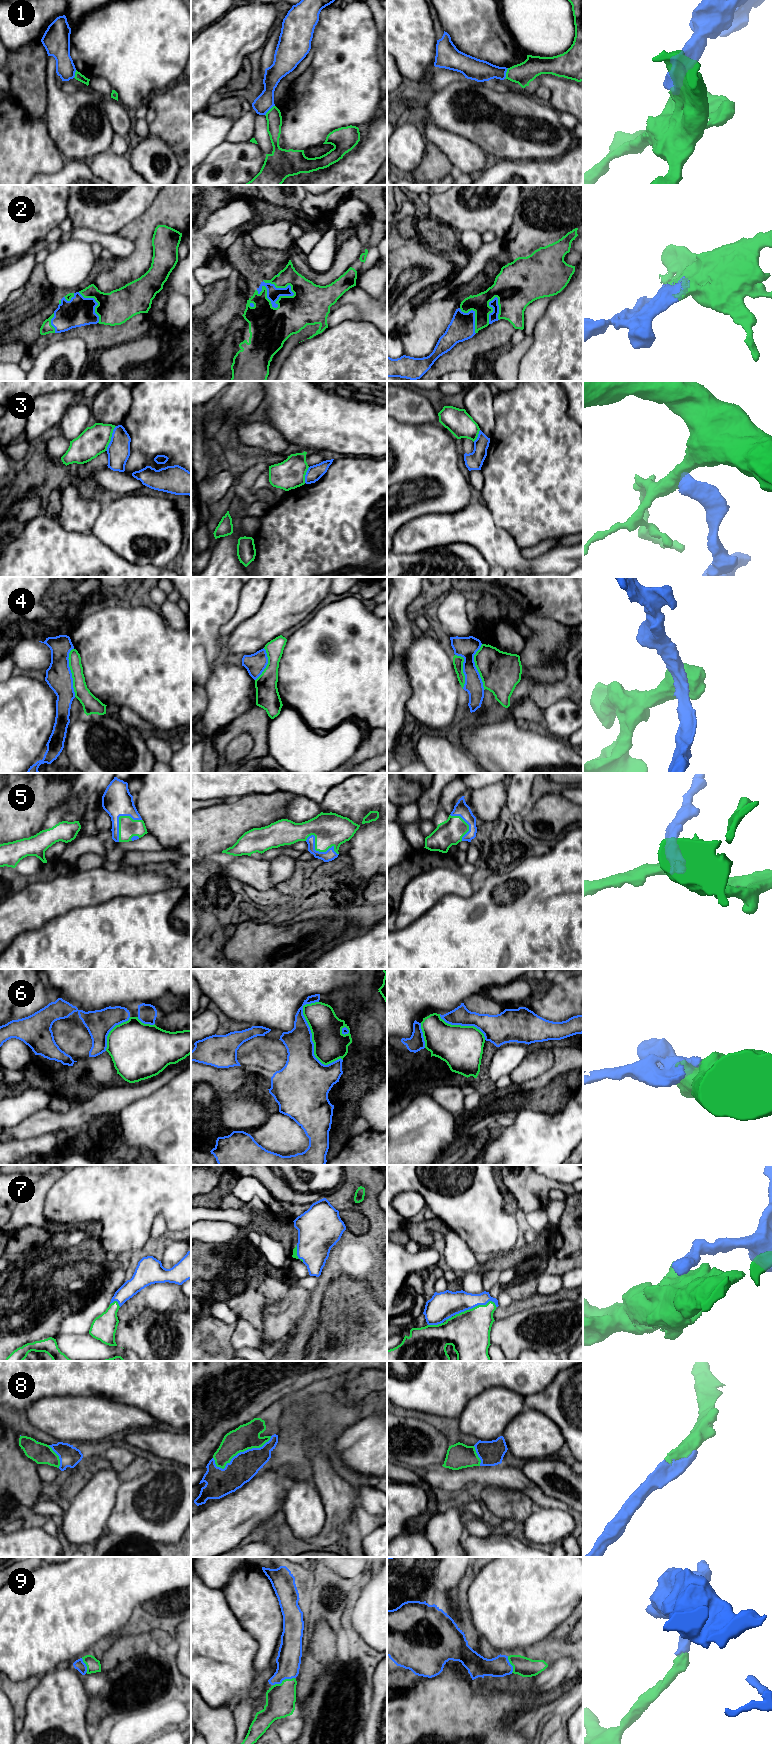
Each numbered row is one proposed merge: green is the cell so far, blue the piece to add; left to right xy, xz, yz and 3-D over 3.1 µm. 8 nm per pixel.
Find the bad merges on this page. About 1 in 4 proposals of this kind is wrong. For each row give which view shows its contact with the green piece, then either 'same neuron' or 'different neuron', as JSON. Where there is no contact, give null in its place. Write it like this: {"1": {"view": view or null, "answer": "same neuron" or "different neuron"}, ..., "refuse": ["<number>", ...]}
{"1": {"view": "xz", "answer": "different neuron"}, "2": {"view": "xz", "answer": "same neuron"}, "3": {"view": "xy", "answer": "different neuron"}, "4": {"view": "xy", "answer": "different neuron"}, "5": {"view": "xz", "answer": "same neuron"}, "6": {"view": "xz", "answer": "different neuron"}, "7": {"view": "yz", "answer": "same neuron"}, "8": {"view": "xz", "answer": "same neuron"}, "9": {"view": "xz", "answer": "same neuron"}, "refuse": ["1", "3", "4", "6"]}

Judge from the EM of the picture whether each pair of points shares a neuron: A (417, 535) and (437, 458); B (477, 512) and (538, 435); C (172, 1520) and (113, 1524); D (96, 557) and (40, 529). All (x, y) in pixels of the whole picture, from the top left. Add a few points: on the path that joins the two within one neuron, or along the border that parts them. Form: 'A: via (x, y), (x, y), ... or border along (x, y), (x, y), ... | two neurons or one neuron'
A: border along (445, 512), (425, 513), (401, 525) | two neurons
B: border along (485, 504), (496, 525) | two neurons
C: via (157, 1523), (128, 1523) | one neuron
D: via (82, 557), (68, 557), (54, 543) | one neuron

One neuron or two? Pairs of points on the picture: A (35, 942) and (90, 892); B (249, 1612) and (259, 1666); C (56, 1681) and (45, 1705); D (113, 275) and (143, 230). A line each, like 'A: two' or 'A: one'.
A: two
B: one
C: one
D: one

